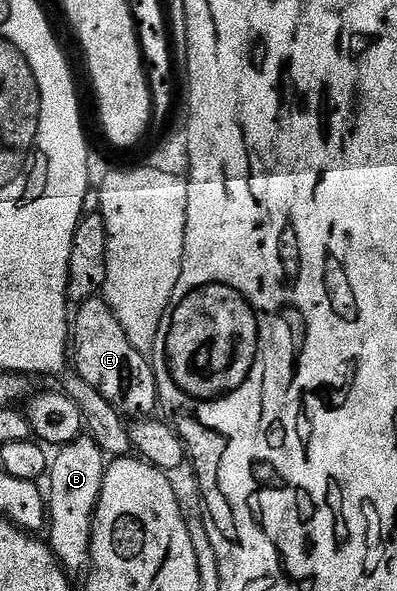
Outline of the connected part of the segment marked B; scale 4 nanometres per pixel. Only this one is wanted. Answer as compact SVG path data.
M81 435L63 446L53 458L50 467L50 546L65 571L83 572L89 566L92 553L92 519L102 493L107 460L104 451L90 435Z

